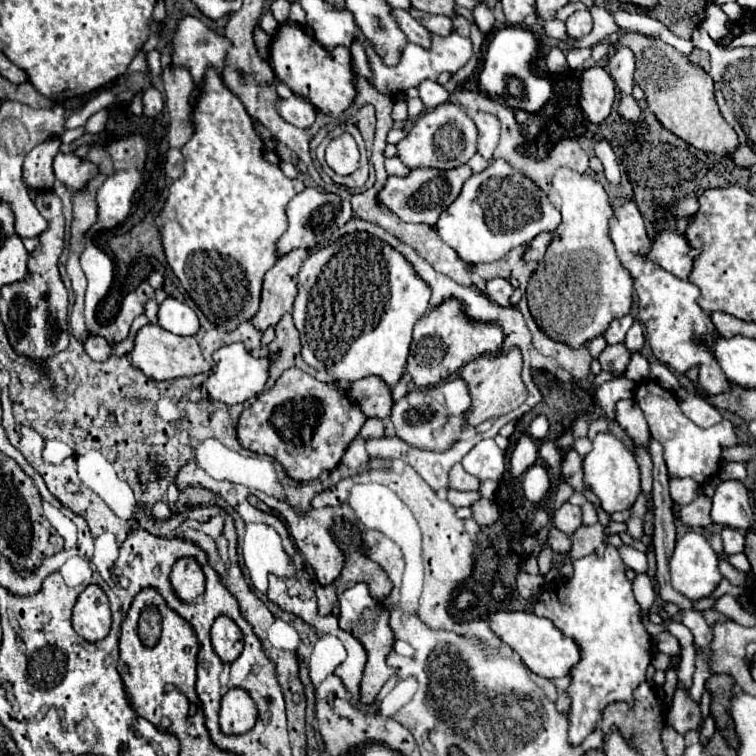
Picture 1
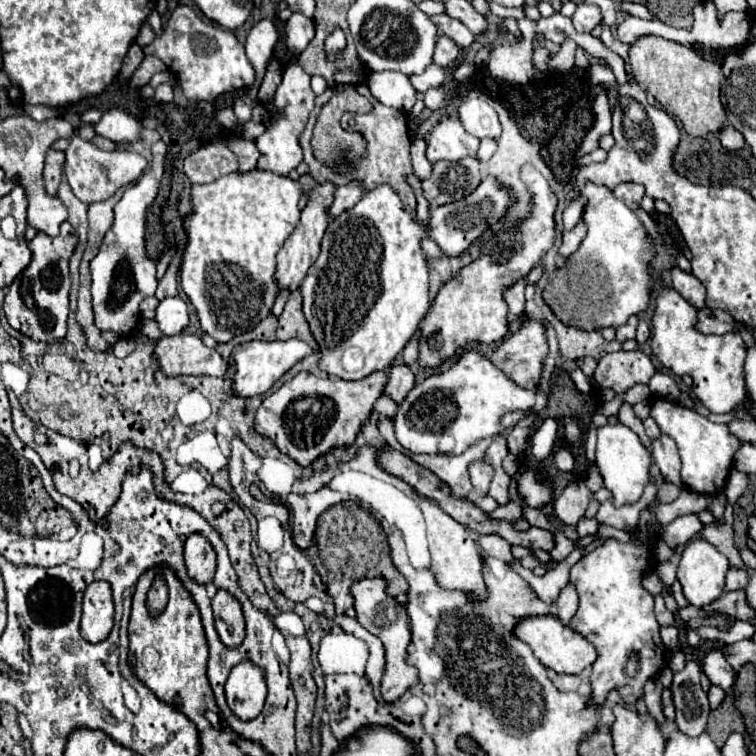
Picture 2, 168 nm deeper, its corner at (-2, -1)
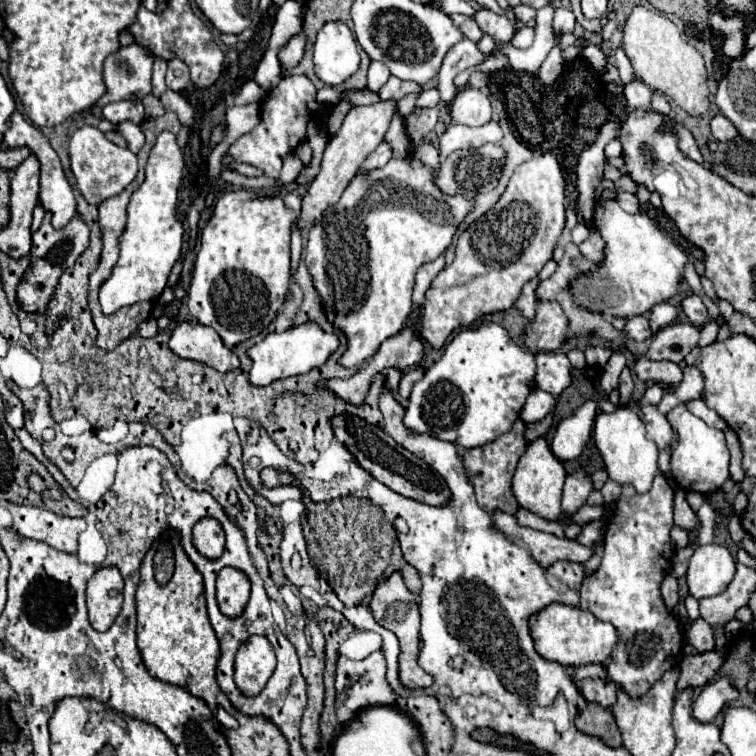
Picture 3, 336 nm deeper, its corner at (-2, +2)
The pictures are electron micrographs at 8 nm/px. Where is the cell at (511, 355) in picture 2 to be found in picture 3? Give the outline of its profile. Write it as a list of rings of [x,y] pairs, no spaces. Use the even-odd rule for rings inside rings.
[[[556,300],[540,302],[536,318],[526,328],[526,348],[530,352],[558,350],[570,336],[568,318]]]

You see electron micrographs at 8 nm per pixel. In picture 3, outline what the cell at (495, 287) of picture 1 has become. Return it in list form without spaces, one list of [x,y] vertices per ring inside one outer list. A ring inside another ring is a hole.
[[[536,278],[530,280],[530,282],[524,286],[520,298],[516,300],[518,310],[520,310],[528,320],[534,320],[534,316],[536,316],[536,300],[538,300],[538,298],[536,298],[536,284],[538,284]]]

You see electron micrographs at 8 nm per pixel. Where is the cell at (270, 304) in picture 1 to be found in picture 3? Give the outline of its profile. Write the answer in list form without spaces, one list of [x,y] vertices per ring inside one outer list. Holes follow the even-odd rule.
[[[380,100],[378,104],[368,104],[368,106],[354,106],[344,122],[342,128],[338,130],[338,134],[330,140],[330,144],[324,150],[324,158],[320,164],[320,172],[314,178],[308,194],[302,200],[302,216],[300,216],[300,230],[306,232],[314,222],[320,220],[322,212],[336,204],[342,196],[342,192],[346,190],[348,182],[356,176],[358,168],[362,166],[362,162],[366,160],[366,156],[370,152],[376,150],[376,146],[384,140],[384,134],[390,126],[390,120],[396,116],[398,108],[396,108],[396,100]]]

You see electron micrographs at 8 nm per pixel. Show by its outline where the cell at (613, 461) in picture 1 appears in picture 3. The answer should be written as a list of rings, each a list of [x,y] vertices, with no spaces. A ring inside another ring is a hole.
[[[616,408],[610,414],[598,414],[594,424],[594,440],[604,458],[610,480],[632,484],[638,492],[648,492],[658,474],[658,446],[646,438],[644,422],[630,408]]]

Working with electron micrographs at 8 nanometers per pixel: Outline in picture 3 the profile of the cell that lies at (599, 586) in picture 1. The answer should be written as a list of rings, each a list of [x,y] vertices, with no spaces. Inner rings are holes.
[[[662,474],[654,478],[654,484],[646,494],[638,494],[634,486],[622,486],[622,494],[614,502],[616,510],[606,526],[602,564],[582,582],[580,590],[580,608],[590,610],[598,620],[608,620],[618,628],[620,644],[604,662],[608,670],[606,680],[620,684],[632,698],[646,694],[682,656],[680,622],[672,616],[670,624],[670,612],[660,594],[660,584],[666,578],[674,556],[674,544],[670,542],[670,530],[674,526],[672,502],[674,492]],[[666,552],[670,552],[670,558],[666,558]]]

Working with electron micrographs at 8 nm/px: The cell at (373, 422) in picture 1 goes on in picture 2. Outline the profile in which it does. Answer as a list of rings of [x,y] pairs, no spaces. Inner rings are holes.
[[[384,395],[374,405],[374,413],[378,413],[380,417],[386,417],[386,419],[392,419],[396,415],[396,409],[398,409],[398,405],[392,399],[384,397]]]

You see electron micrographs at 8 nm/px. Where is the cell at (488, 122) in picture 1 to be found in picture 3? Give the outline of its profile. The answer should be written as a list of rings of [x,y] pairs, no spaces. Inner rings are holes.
[[[464,88],[452,102],[452,118],[456,124],[482,126],[492,120],[488,94],[476,88]]]

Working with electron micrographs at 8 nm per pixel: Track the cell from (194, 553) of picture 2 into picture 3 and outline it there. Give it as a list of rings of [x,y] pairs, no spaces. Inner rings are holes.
[[[206,516],[194,526],[194,546],[206,558],[218,558],[224,552],[224,530],[218,520]]]

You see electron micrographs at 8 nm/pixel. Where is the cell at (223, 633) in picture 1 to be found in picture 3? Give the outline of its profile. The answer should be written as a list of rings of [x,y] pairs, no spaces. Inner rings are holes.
[[[232,566],[222,568],[216,580],[216,596],[218,596],[218,606],[222,614],[230,618],[240,616],[250,598],[248,576],[242,570],[232,568]]]

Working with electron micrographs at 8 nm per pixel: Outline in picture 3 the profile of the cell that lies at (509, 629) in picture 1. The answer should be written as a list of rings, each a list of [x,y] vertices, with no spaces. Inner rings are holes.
[[[550,604],[530,618],[530,628],[538,654],[562,666],[584,666],[592,662],[602,664],[610,658],[614,646],[620,640],[614,624],[602,622],[592,612],[568,604]]]

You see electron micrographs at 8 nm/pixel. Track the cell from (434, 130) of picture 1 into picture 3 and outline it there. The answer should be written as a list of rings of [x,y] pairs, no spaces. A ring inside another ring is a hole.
[[[490,120],[478,128],[452,124],[440,138],[440,150],[442,156],[448,156],[456,150],[476,150],[488,142],[500,142],[500,140],[502,140],[502,128],[496,120]]]

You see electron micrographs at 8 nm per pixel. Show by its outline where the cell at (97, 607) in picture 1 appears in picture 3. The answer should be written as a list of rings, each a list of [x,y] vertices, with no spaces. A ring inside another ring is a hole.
[[[104,566],[94,572],[88,580],[86,598],[88,598],[88,616],[90,624],[106,632],[122,608],[122,588],[124,580],[116,566]]]

